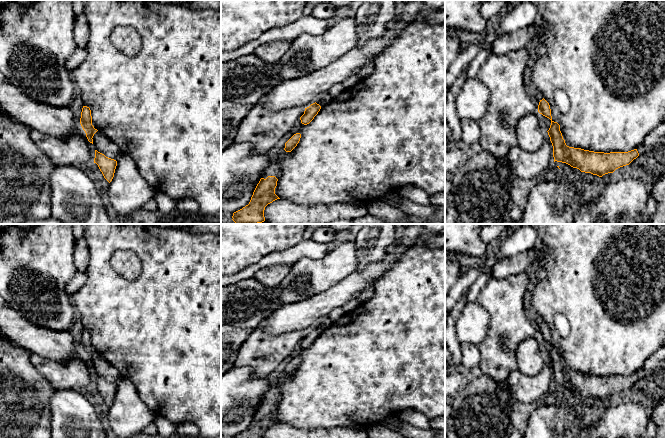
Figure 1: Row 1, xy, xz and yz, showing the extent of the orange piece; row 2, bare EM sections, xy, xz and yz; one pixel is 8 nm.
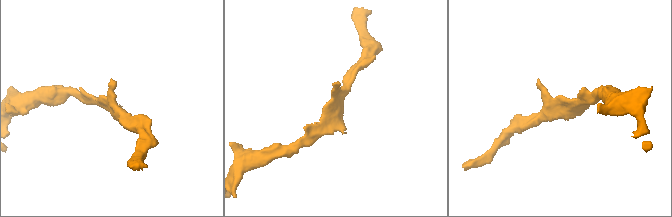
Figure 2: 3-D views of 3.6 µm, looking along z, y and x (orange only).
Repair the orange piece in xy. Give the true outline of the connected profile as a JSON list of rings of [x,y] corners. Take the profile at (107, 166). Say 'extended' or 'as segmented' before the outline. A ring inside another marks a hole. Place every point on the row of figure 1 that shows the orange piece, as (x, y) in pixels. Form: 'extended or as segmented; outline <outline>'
as segmented; outline [[[95,150],[94,163],[96,163],[102,172],[104,178],[110,183],[114,177],[117,161],[106,157],[104,154]]]

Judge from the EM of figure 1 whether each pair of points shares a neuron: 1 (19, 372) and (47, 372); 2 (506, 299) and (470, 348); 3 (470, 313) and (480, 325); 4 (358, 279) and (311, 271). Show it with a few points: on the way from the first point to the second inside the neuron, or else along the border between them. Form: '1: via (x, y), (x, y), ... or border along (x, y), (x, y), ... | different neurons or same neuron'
1: border along (28, 353), (30, 363), (55, 389) | different neurons
2: border along (476, 344), (479, 350), (479, 367) | different neurons
3: via (473, 316), (477, 322) | same neuron
4: border along (356, 268), (336, 284), (324, 290) | different neurons

